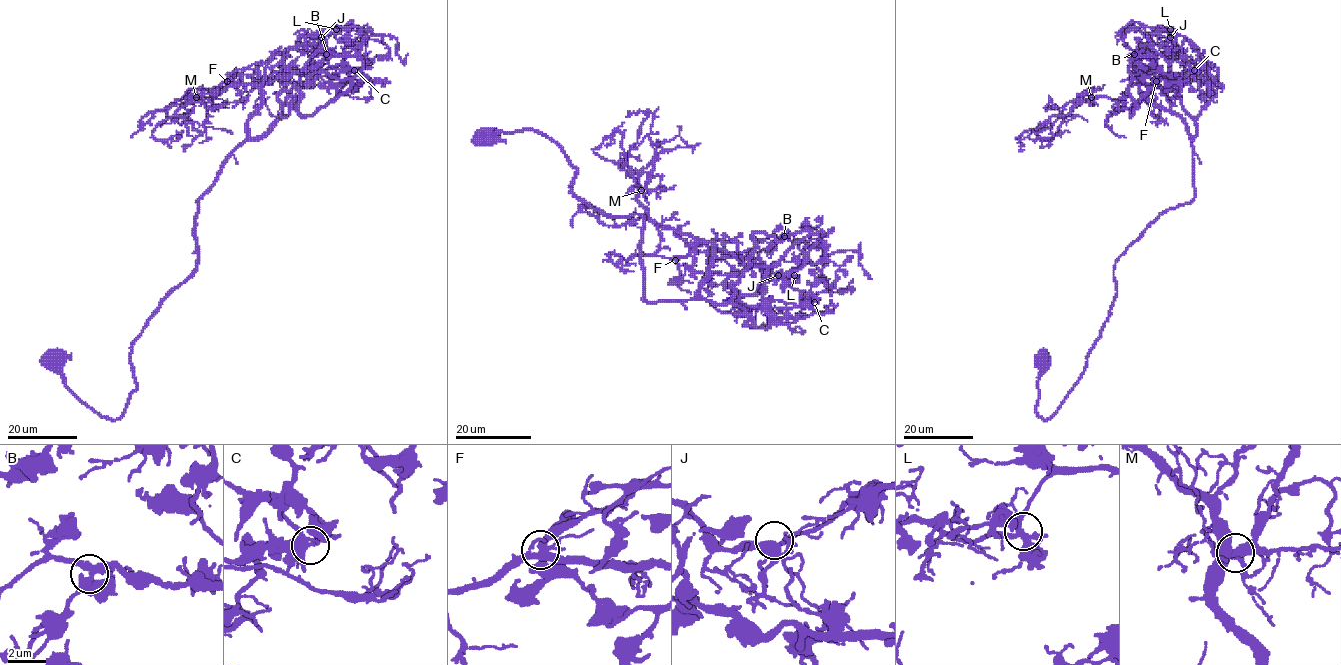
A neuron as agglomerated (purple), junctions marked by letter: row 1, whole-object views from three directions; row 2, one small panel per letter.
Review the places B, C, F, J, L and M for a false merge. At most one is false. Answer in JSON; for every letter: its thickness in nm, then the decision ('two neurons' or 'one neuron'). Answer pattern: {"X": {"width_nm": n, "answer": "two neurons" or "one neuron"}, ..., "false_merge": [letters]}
{"B": {"width_nm": 340, "answer": "one neuron"}, "C": {"width_nm": 400, "answer": "one neuron"}, "F": {"width_nm": 320, "answer": "one neuron"}, "J": {"width_nm": 400, "answer": "one neuron"}, "L": {"width_nm": 320, "answer": "one neuron"}, "M": {"width_nm": 320, "answer": "one neuron"}, "false_merge": []}

